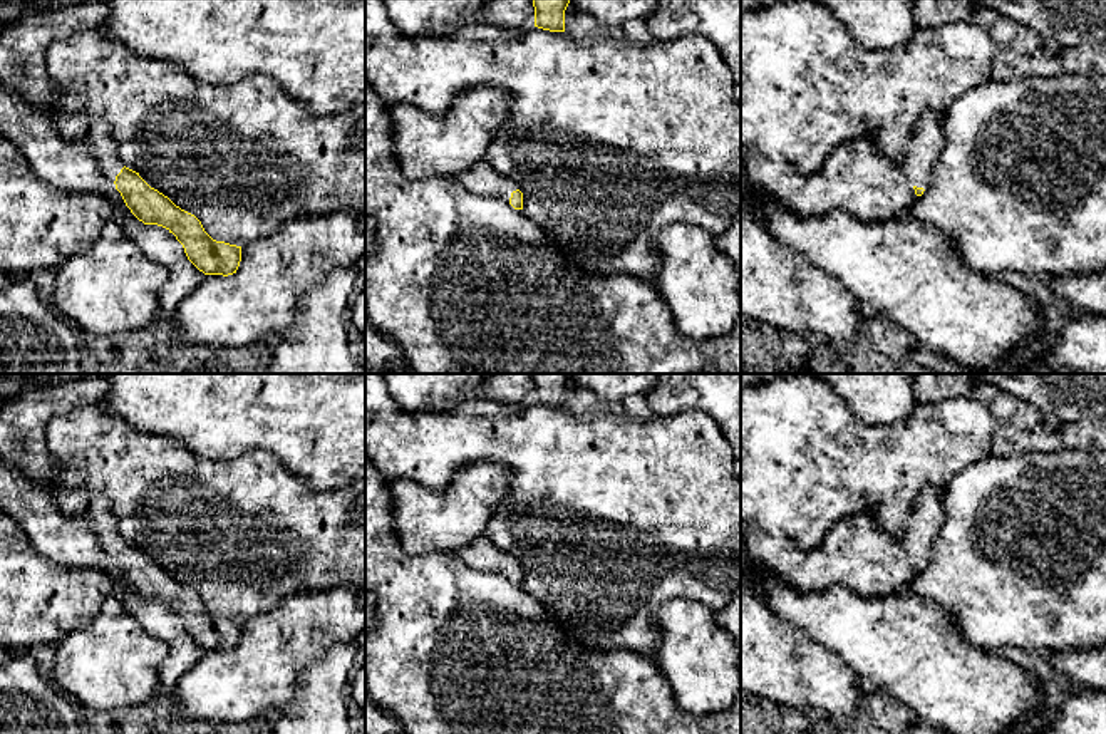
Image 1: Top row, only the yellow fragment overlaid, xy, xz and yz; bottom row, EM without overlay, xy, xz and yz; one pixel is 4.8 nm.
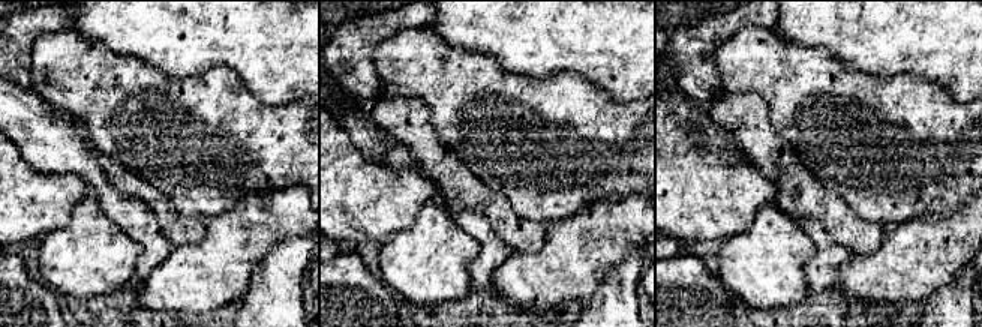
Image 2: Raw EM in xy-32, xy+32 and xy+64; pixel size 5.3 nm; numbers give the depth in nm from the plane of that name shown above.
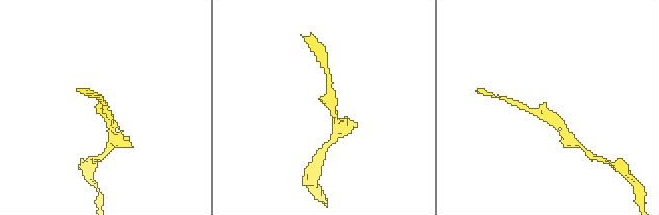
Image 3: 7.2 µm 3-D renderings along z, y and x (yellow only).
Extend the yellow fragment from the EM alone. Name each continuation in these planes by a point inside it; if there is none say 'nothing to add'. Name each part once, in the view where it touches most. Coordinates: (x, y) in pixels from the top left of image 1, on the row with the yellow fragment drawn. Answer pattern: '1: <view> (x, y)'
1: xy (94, 133)

